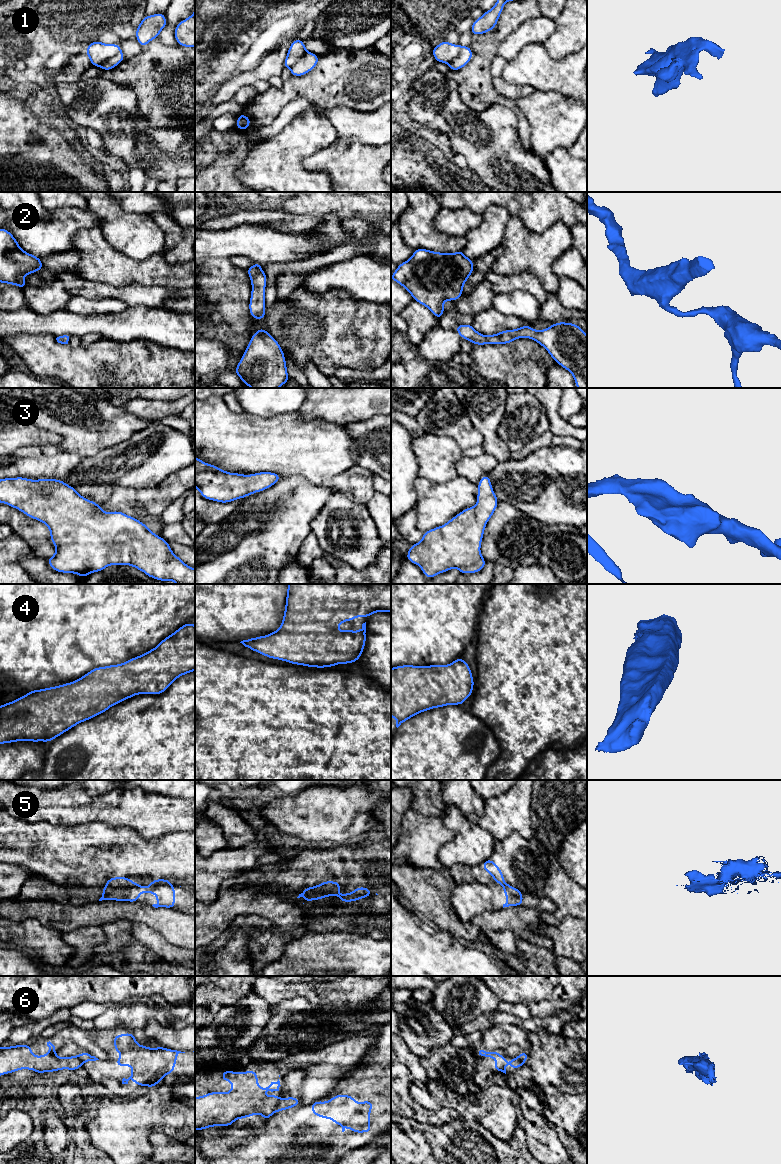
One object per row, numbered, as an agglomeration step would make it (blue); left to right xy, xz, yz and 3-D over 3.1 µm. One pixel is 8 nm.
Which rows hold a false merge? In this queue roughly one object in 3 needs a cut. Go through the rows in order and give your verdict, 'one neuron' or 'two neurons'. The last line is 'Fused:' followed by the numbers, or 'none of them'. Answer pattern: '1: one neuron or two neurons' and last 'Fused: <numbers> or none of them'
1: two neurons
2: one neuron
3: one neuron
4: one neuron
5: two neurons
6: two neurons
Fused: 1, 5, 6

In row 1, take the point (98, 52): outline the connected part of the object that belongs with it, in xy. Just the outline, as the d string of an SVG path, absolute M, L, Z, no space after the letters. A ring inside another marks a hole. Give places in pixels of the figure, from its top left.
M98 40L88 44L86 55L89 57L91 65L100 67L100 65L116 56L121 51L119 44L104 44Z

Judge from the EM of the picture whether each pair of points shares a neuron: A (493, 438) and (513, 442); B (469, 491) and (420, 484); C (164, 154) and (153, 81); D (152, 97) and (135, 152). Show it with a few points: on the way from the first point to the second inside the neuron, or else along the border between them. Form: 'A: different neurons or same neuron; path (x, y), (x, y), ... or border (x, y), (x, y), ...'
A: different neurons; border (502, 416), (498, 437), (512, 452)
B: same neuron; path (457, 491), (432, 491)
C: different neurons; border (147, 124), (152, 127), (184, 127)
D: different neurons; border (147, 124), (152, 128)

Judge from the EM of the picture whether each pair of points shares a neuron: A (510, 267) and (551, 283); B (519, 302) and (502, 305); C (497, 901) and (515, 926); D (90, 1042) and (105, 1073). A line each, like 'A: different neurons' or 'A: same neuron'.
A: same neuron
B: same neuron
C: different neurons
D: different neurons

